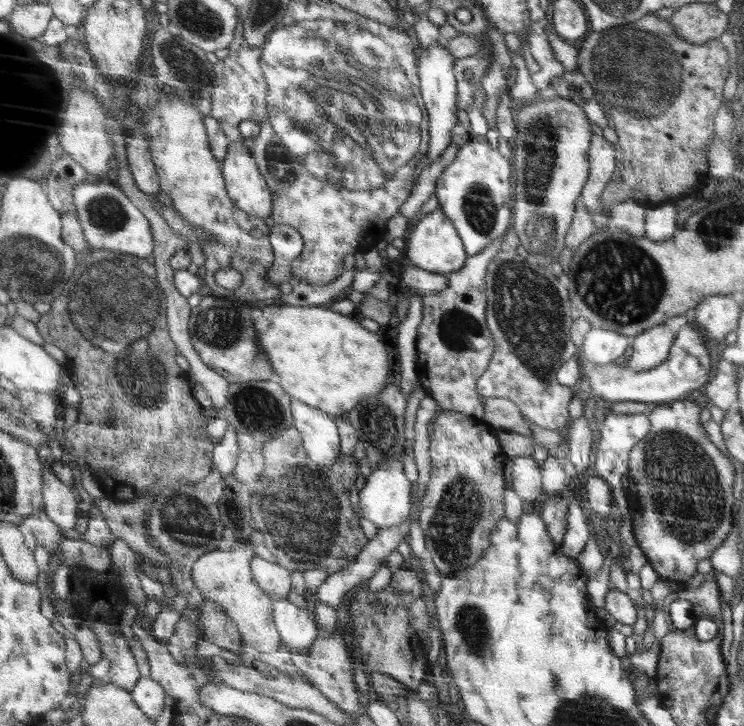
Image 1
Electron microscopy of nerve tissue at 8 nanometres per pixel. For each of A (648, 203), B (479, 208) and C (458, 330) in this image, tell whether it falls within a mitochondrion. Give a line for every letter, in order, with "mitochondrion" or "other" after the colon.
A: other
B: mitochondrion
C: mitochondrion

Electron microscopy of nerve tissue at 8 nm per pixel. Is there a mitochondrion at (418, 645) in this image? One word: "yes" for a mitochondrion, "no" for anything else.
no

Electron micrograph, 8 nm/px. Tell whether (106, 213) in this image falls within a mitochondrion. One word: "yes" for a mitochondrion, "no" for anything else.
yes

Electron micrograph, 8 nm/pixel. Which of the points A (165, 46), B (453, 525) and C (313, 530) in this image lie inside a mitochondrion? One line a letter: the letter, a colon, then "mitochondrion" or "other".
A: mitochondrion
B: mitochondrion
C: mitochondrion

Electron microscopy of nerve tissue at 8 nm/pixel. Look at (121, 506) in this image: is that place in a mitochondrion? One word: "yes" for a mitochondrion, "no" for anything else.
no

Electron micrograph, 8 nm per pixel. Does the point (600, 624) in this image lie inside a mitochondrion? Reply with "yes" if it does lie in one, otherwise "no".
no

